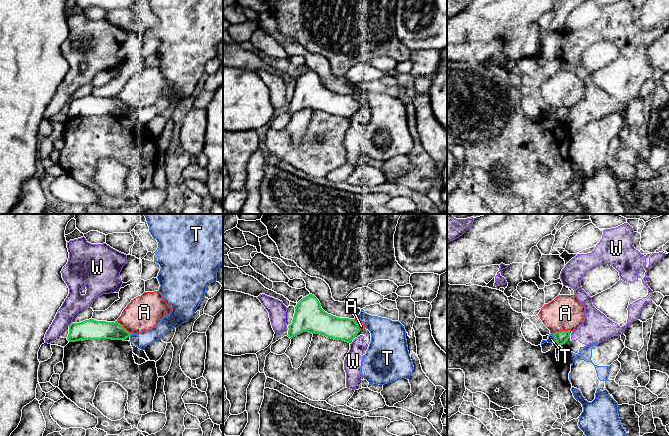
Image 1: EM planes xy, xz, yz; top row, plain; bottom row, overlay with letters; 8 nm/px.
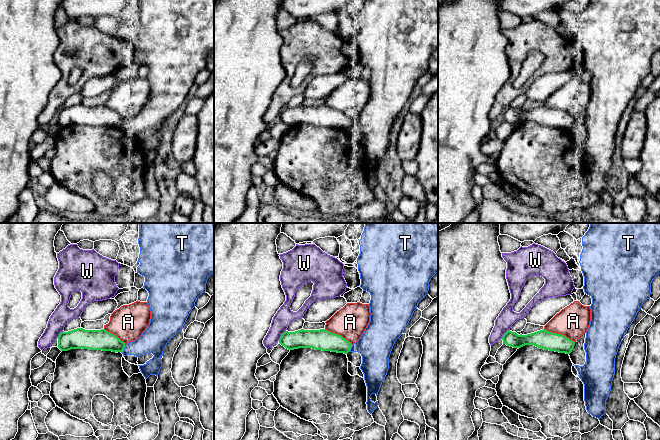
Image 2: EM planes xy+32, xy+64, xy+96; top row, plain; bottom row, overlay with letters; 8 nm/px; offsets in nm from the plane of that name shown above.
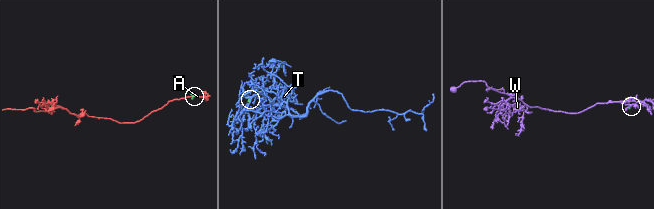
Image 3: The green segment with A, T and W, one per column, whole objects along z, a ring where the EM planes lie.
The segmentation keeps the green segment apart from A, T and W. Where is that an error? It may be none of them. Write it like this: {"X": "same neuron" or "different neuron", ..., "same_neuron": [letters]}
{"A": "different neuron", "T": "different neuron", "W": "different neuron", "same_neuron": []}

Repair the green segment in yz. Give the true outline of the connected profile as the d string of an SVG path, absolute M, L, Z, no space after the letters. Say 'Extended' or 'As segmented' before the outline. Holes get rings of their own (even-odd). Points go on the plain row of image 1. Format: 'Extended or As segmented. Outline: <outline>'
As segmented. Outline: M559 107L559 108L554 109L553 112L555 114L555 118L558 121L563 121L570 114L570 108L569 107Z

